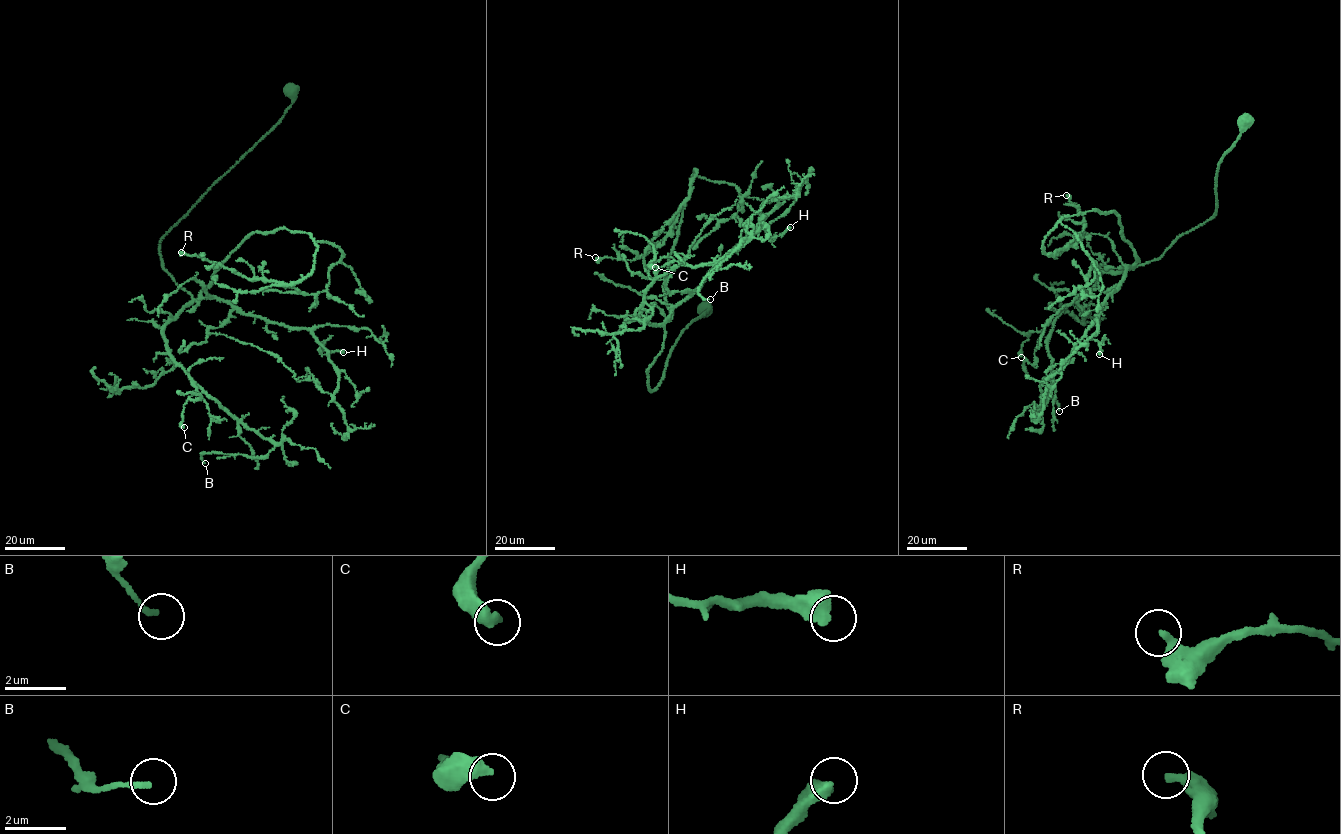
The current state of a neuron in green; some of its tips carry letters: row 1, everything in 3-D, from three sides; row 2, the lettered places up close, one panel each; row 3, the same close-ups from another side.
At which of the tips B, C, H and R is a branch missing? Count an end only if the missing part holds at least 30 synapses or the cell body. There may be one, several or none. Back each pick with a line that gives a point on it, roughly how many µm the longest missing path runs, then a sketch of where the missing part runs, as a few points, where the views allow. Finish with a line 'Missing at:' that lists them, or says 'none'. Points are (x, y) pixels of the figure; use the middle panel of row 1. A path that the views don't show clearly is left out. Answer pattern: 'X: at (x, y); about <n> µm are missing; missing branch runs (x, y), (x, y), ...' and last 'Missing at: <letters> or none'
Missing at: none

